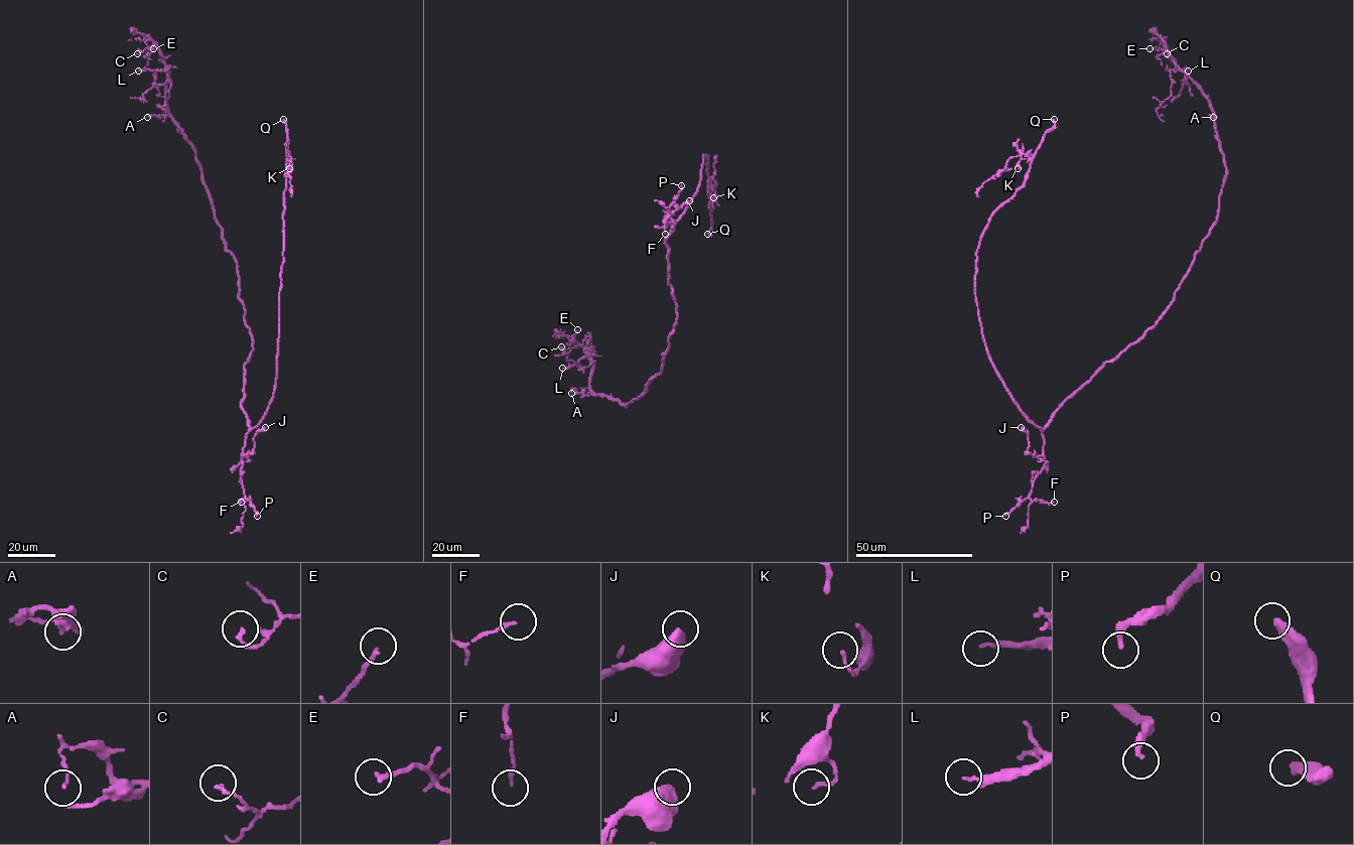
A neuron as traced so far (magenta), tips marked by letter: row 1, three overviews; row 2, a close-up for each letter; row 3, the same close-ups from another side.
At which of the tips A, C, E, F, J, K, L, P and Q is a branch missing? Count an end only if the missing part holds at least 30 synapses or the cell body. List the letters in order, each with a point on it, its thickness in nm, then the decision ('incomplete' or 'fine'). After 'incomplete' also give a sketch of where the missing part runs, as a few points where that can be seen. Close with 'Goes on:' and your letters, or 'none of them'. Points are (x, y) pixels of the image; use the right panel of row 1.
A: place (1213, 117); calibre 120 nm; fine
C: place (1167, 53); calibre 160 nm; fine
E: place (1149, 48); calibre 180 nm; fine
F: place (1054, 502); calibre 160 nm; fine
J: place (1021, 427); calibre 550 nm; fine
K: place (1018, 168); calibre 130 nm; fine
L: place (1188, 71); calibre 120 nm; incomplete; course (1188, 71), (1191, 80), (1167, 60), (1179, 41)
P: place (1005, 516); calibre 240 nm; incomplete
Q: place (1054, 119); calibre 400 nm; incomplete; course (1054, 119), (1058, 98), (1098, 61), (1148, 63), (1149, 56), (1159, 55), (1180, 75), (1180, 86), (1172, 87)
Goes on: L, P, Q

